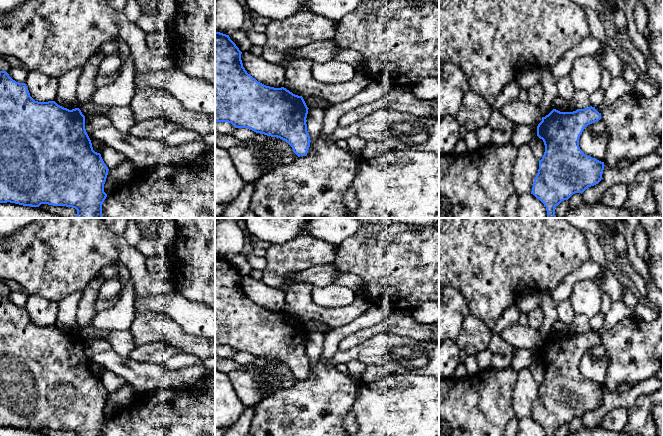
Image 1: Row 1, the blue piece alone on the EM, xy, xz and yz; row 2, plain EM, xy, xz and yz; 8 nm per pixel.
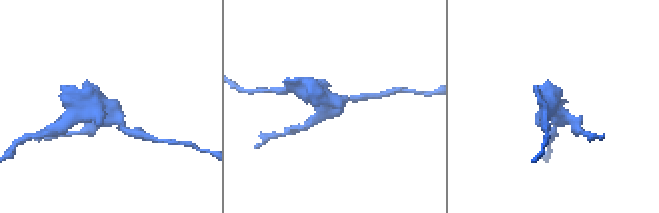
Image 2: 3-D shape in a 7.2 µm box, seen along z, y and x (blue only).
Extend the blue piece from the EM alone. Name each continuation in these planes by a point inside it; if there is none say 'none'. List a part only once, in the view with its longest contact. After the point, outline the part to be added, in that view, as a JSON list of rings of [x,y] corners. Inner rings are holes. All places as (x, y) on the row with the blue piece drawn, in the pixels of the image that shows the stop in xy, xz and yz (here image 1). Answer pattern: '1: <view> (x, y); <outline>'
none

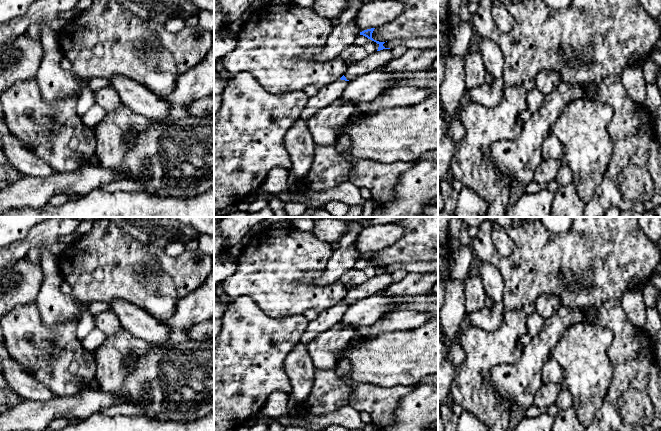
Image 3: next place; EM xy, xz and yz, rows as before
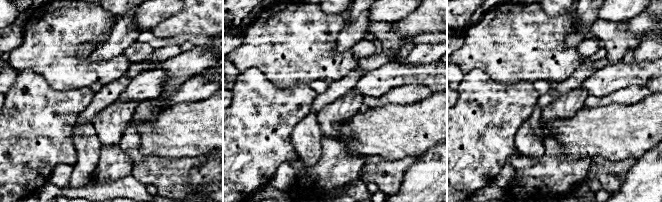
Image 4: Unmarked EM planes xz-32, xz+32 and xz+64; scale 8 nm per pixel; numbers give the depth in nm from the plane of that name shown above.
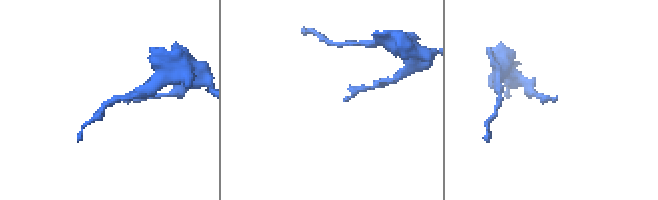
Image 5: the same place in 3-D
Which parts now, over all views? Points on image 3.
1: xz (326, 95); [[[339,79],[320,88],[316,95],[309,98],[298,120],[307,122],[307,120],[318,110],[330,105],[335,100],[339,99],[344,92],[347,84],[348,81]]]

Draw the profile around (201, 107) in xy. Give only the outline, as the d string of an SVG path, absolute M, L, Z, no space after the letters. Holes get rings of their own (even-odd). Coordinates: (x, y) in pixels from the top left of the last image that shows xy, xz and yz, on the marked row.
M214 96L194 100L188 105L188 114L198 117L214 116Z

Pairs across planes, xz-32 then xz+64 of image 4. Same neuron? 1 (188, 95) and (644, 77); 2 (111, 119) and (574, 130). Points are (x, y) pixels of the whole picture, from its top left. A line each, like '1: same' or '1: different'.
1: different
2: different

